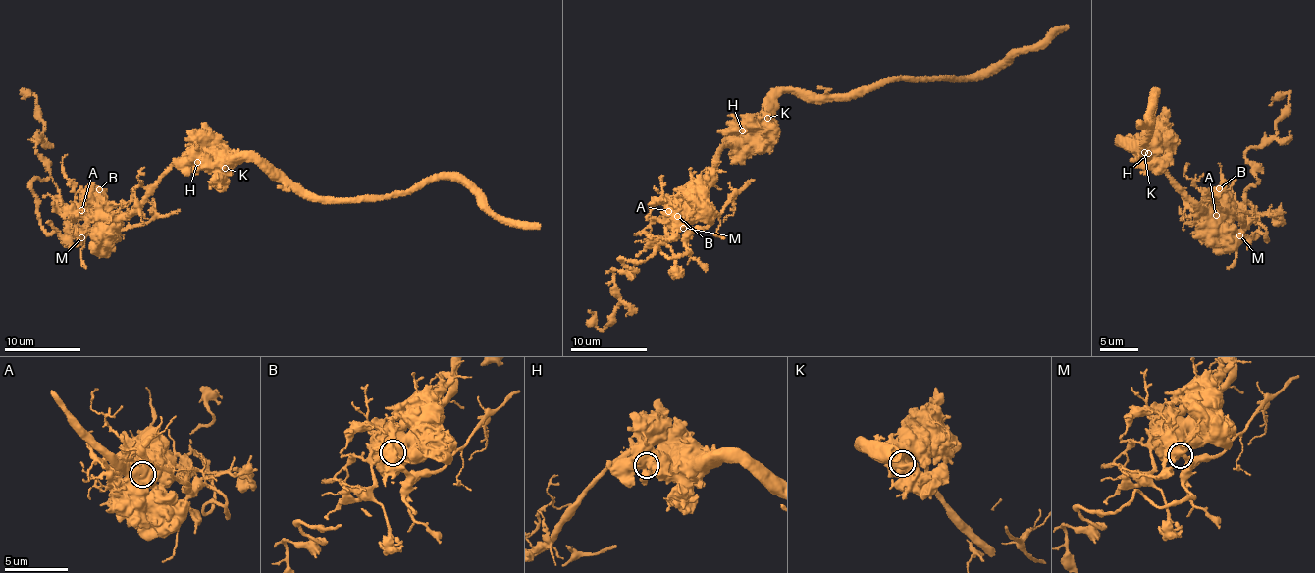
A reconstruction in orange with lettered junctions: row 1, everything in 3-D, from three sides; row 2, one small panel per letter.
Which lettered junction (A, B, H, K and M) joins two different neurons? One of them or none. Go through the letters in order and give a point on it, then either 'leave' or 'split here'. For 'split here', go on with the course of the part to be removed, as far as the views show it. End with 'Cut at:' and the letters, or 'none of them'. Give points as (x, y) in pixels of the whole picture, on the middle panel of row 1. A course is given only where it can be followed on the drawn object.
A: (668, 211) | split here | (669, 210), (689, 254), (622, 259), (637, 270), (612, 269), (621, 302), (611, 322), (600, 329), (588, 310)
B: (677, 216) | leave
H: (742, 130) | leave
K: (767, 118) | leave
M: (683, 228) | leave
Cut at: A

